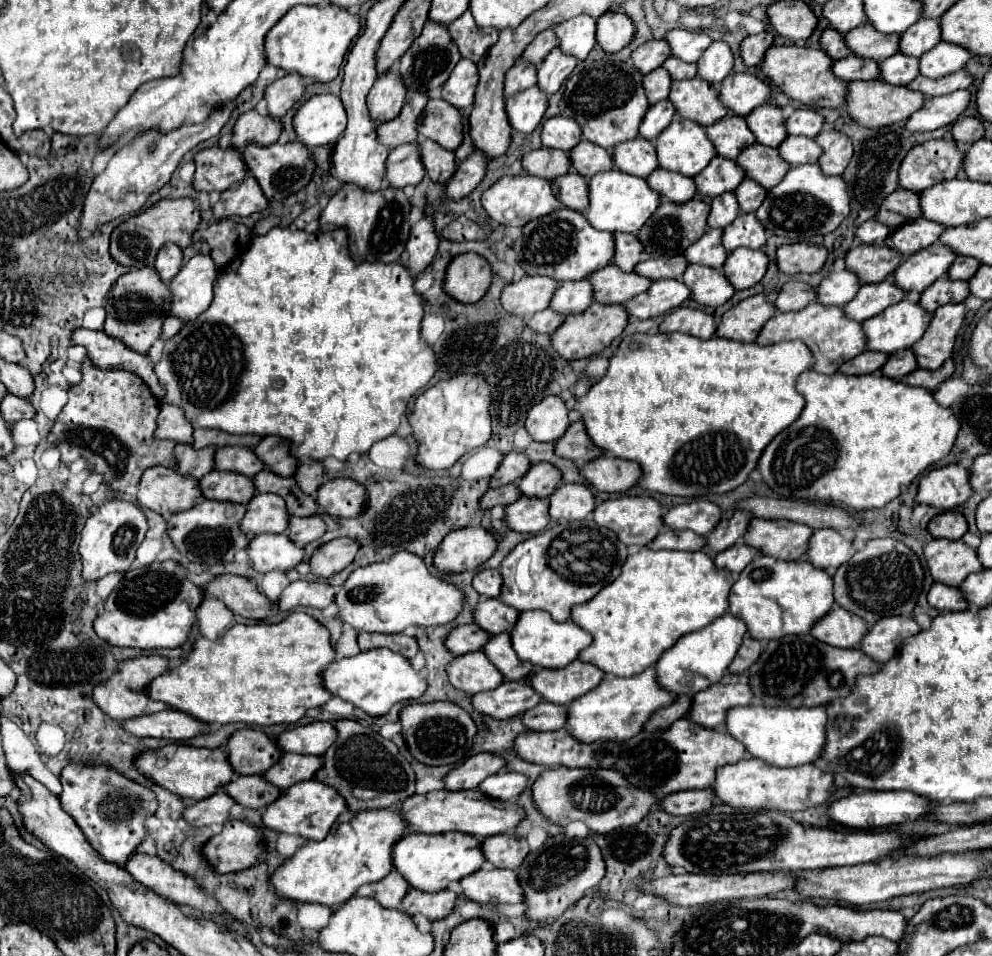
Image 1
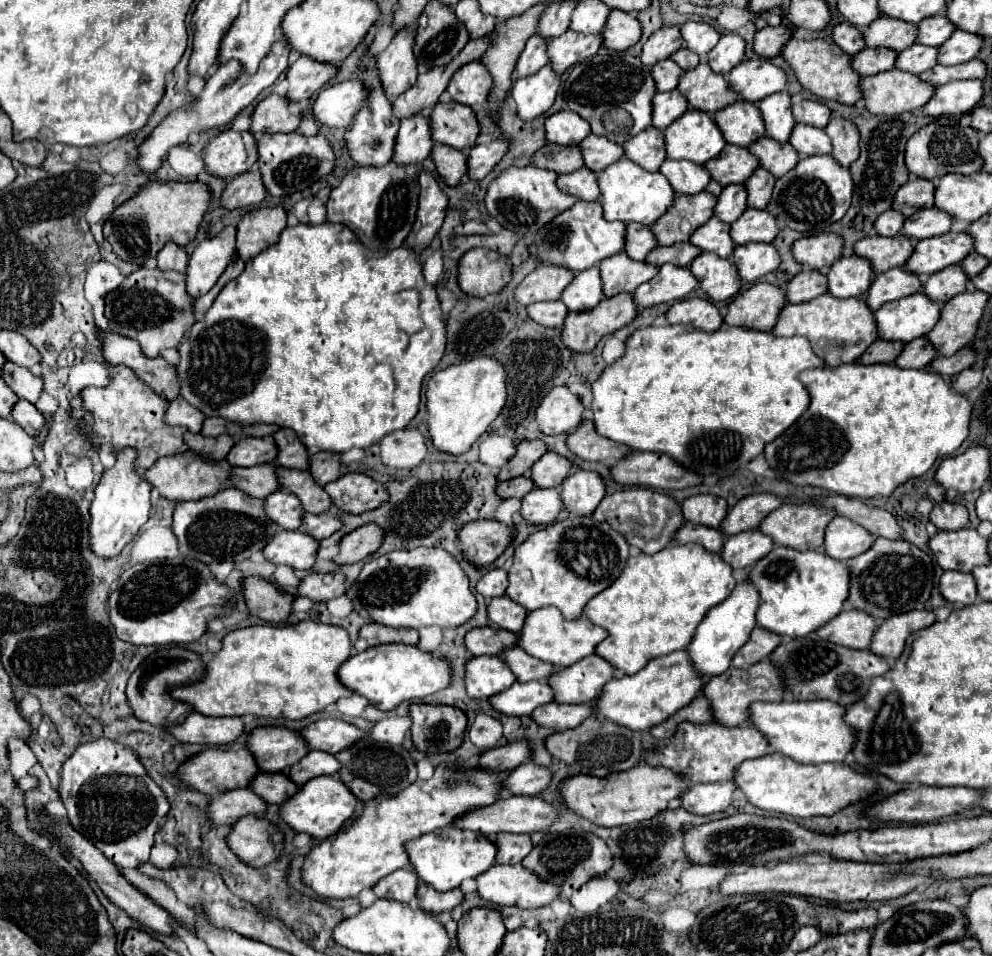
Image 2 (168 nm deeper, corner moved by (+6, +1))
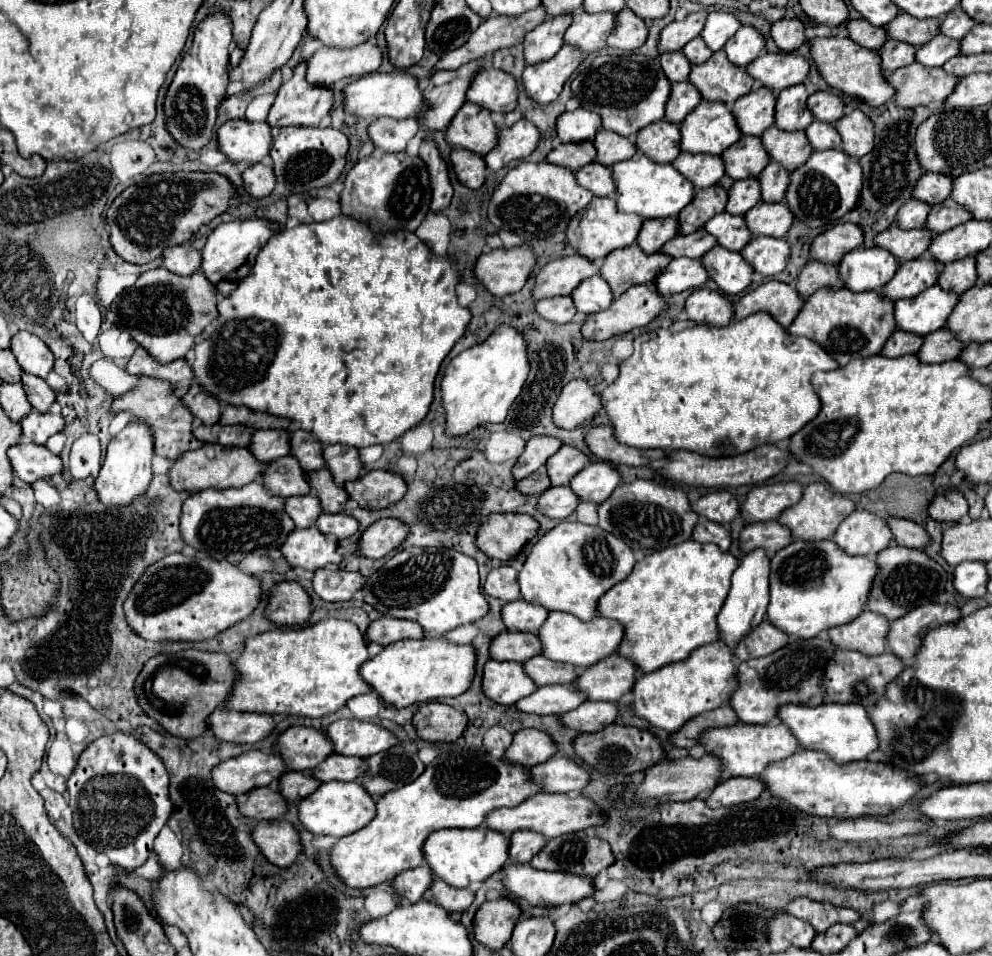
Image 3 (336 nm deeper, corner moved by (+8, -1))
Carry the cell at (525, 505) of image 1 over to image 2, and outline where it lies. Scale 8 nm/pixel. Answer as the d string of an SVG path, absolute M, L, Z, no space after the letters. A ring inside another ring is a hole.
M536 488L522 498L522 516L530 524L552 524L562 512L558 488Z

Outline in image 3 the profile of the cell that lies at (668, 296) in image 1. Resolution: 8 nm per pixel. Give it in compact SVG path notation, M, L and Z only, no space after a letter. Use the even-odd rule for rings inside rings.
M674 258L666 266L666 272L662 272L656 278L654 286L660 292L660 296L672 296L672 294L684 292L688 288L698 288L706 280L708 280L708 274L698 260Z

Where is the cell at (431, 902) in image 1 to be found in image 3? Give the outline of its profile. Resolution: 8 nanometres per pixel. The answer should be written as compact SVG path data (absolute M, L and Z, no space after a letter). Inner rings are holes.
M436 878L430 884L430 888L424 892L422 898L426 902L442 906L446 912L464 912L472 904L474 892L450 888L450 886L446 886L446 882L442 882L440 878Z

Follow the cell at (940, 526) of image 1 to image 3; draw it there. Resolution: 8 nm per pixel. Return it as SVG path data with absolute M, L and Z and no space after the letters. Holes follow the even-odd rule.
M946 490L928 506L928 516L942 524L956 524L968 514L968 502L958 490Z

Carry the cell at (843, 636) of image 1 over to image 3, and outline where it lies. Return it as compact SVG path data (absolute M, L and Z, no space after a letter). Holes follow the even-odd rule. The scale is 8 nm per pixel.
M862 612L848 624L834 626L828 630L830 642L844 650L858 650L866 656L876 656L886 652L888 622L880 614Z

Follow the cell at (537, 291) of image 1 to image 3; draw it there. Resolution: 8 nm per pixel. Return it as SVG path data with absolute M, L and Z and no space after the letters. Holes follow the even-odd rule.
M566 256L548 262L542 266L534 276L534 300L554 298L554 296L568 296L584 278L598 274L598 268L582 256Z

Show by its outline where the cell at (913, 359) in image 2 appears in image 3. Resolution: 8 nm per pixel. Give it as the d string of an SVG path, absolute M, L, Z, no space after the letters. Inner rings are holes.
M936 330L932 334L928 334L924 338L922 348L918 350L918 360L924 364L934 364L934 362L948 362L954 360L960 350L962 350L962 342L958 342L950 330Z

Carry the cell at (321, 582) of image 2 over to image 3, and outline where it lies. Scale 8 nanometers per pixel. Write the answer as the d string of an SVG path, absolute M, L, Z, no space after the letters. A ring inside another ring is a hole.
M320 568L312 578L314 592L326 602L344 602L350 600L356 590L362 588L362 576L358 572L337 572ZM342 578L342 579L341 579Z

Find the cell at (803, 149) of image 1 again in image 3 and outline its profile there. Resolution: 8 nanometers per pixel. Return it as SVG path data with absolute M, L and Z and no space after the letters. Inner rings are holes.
M814 120L804 132L812 150L832 150L840 146L840 134L834 130L834 124Z

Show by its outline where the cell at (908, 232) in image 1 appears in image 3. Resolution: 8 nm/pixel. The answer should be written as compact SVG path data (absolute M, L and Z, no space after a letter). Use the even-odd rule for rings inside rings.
M946 200L946 202L940 202L938 206L932 206L924 228L930 230L932 234L942 234L968 220L970 220L970 216L966 214L966 210L962 210L962 206L954 206L954 202Z

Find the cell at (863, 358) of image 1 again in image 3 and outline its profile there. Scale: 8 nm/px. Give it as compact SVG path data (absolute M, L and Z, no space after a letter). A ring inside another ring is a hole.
M896 330L896 332L888 338L888 342L884 344L880 356L900 358L900 356L916 354L920 346L922 346L922 338L918 338L916 334L902 334L902 330Z

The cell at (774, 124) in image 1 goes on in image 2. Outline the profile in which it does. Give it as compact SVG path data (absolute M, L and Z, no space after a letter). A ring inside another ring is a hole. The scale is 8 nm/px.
M778 92L758 102L764 122L766 122L766 134L778 142L788 142L792 128L796 126L796 120L792 116L792 104L790 94Z

